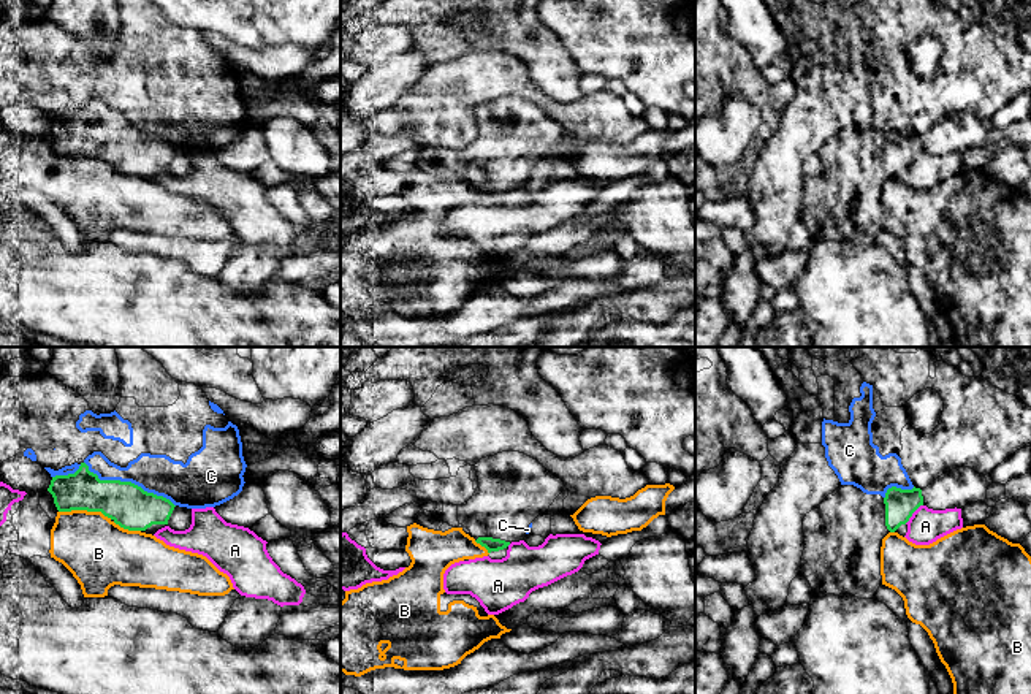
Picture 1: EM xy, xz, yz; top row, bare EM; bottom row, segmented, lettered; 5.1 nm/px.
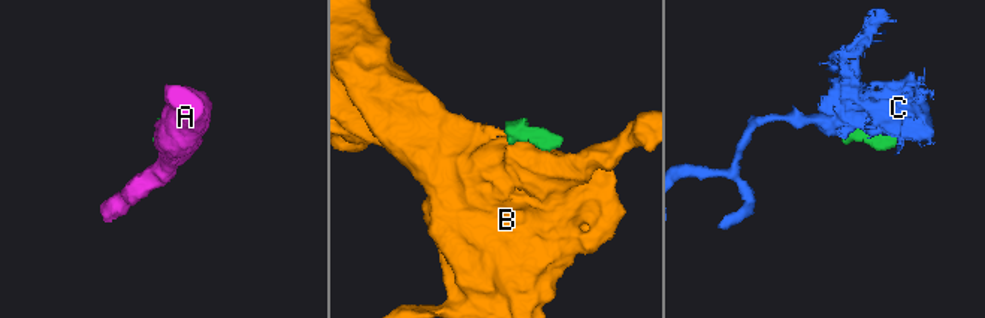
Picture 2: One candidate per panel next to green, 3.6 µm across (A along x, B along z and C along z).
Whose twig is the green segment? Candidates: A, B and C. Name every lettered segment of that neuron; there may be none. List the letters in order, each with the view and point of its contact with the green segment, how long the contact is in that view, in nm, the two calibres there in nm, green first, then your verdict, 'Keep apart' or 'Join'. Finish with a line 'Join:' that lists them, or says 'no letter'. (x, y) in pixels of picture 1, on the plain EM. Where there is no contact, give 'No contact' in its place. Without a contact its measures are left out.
A: Touches green at yz (913, 157). Shared border 140 nm. Thickness 160 nm (green) against 180 nm. Keep apart
B: Touches green at xy (86, 154). Shared border 280 nm. Thickness 220 nm (green) against 340 nm. Keep apart
C: Touches green at xy (129, 127). Shared border 500 nm. Thickness 220 nm (green) against 200 nm. Keep apart
Join: no letter

